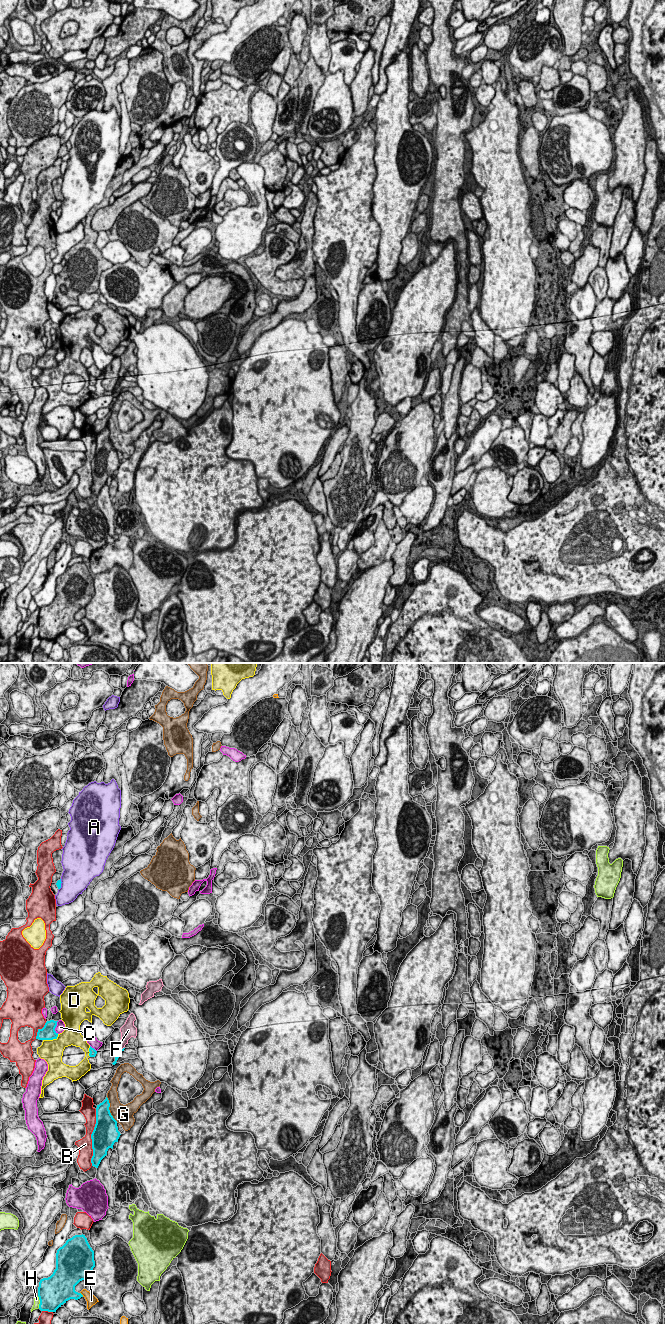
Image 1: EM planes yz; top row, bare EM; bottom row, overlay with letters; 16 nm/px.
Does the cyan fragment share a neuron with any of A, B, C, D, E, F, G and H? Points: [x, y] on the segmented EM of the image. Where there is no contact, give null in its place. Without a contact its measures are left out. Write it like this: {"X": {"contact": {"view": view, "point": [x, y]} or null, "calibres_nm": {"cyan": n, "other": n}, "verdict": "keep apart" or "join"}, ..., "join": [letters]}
{"A": {"contact": {"view": "yz", "point": [60, 884]}, "calibres_nm": {"cyan": 70, "other": 420}, "verdict": "keep apart"}, "B": {"contact": {"view": "yz", "point": [91, 1137]}, "calibres_nm": {"cyan": 400, "other": 220}, "verdict": "keep apart"}, "C": {"contact": {"view": "yz", "point": [55, 1027]}, "calibres_nm": {"cyan": 240, "other": 140}, "verdict": "keep apart"}, "D": {"contact": {"view": "yz", "point": [51, 1039]}, "calibres_nm": {"cyan": 240, "other": 360}, "verdict": "keep apart"}, "E": {"contact": {"view": "yz", "point": [81, 1294]}, "calibres_nm": {"cyan": 280, "other": 160}, "verdict": "keep apart"}, "F": {"contact": {"view": "yz", "point": [121, 1049]}, "calibres_nm": {"cyan": 30, "other": 160}, "verdict": "keep apart"}, "G": {"contact": {"view": "yz", "point": [108, 1109]}, "calibres_nm": {"cyan": 320, "other": 300}, "verdict": "keep apart"}, "H": {"contact": {"view": "yz", "point": [40, 1302]}, "calibres_nm": {"cyan": 480, "other": 100}, "verdict": "keep apart"}, "join": []}

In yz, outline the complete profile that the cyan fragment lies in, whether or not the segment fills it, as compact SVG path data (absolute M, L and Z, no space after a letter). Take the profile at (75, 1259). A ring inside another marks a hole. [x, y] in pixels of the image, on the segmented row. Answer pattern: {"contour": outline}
{"contour": "M75 1235L68 1239L57 1250L53 1274L39 1282L39 1309L56 1312L68 1300L83 1297L75 1291L75 1286L85 1280L94 1267L94 1251L85 1235Z"}

